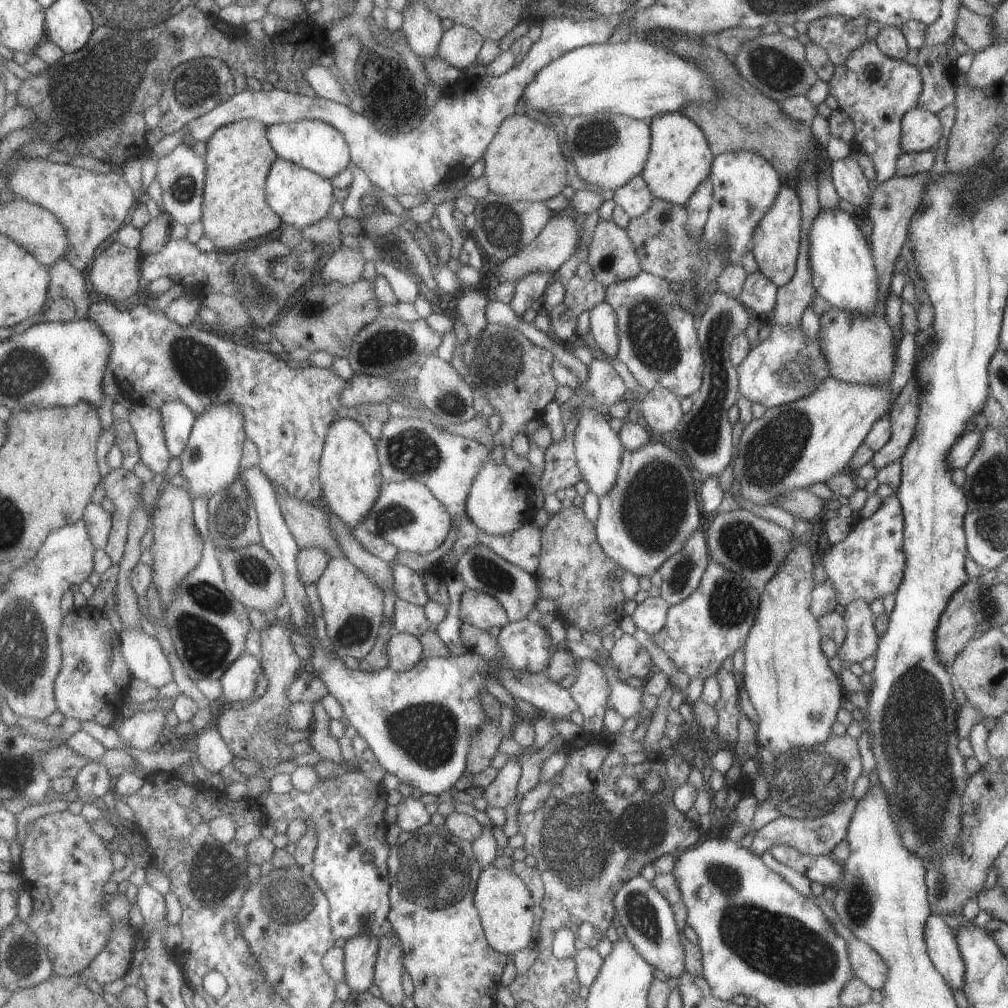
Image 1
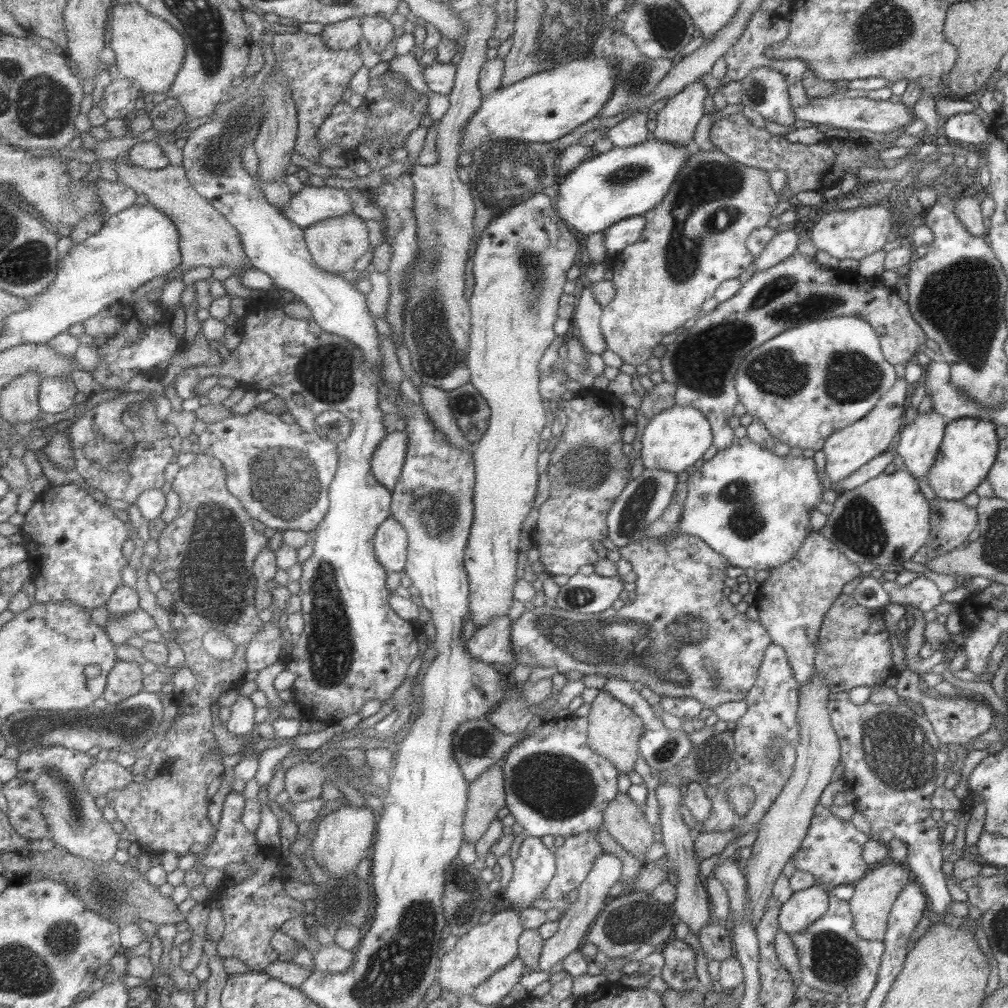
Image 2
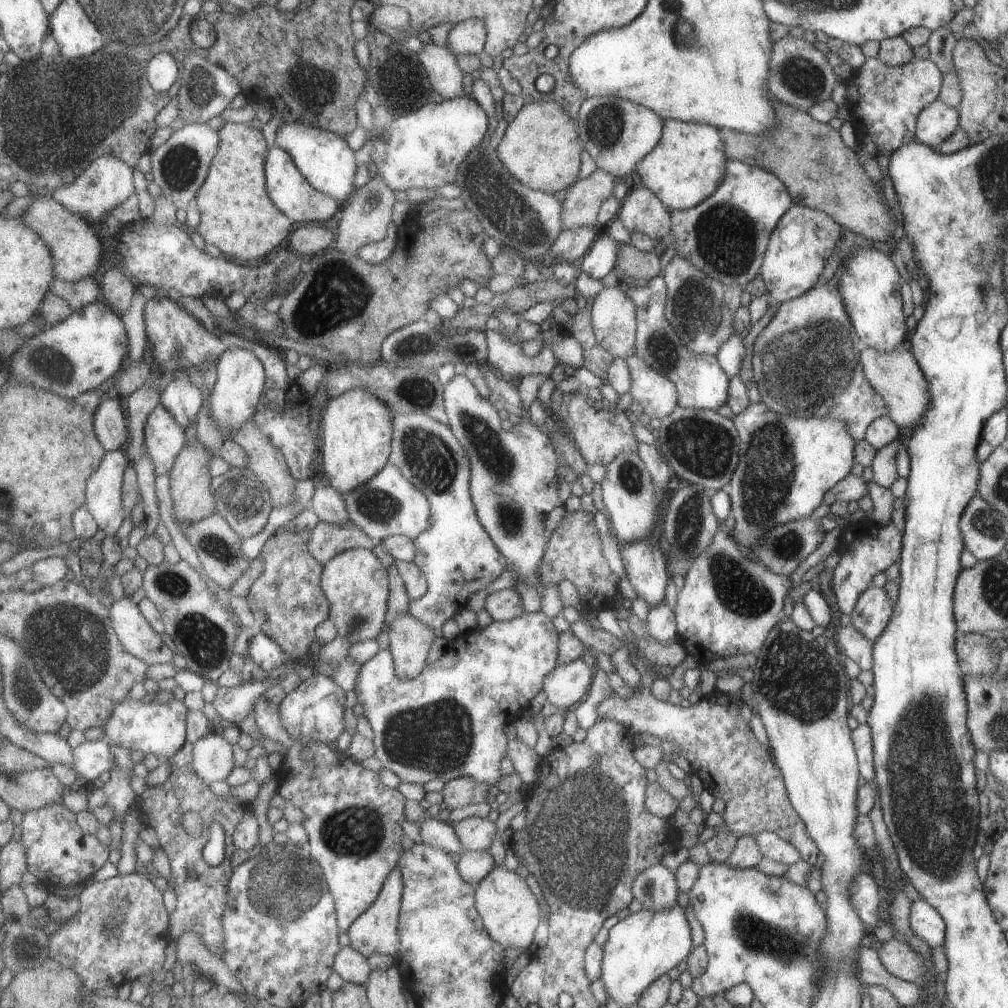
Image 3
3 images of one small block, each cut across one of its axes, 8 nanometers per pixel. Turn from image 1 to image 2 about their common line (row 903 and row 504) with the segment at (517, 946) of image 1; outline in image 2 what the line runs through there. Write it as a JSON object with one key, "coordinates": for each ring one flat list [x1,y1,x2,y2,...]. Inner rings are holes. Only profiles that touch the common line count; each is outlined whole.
{"coordinates":[[542,193,533,199,498,215,487,226,474,255,476,288,470,298,472,308,472,334,467,366,471,368,471,383,491,406,491,424,487,433,476,445,475,462,477,484,475,490,475,520,470,542,466,550,466,567,470,576,471,612,469,614,476,629,487,621,507,615,513,598,515,585,519,582,519,540,521,526,527,514,536,508,535,496,539,486,539,444,544,442,550,422,545,399,539,392,539,362,545,350,555,342,555,320,560,318,559,309,563,298,563,286,569,280,571,268,575,267,581,244,571,234,566,222,558,216,553,206,554,199]]}

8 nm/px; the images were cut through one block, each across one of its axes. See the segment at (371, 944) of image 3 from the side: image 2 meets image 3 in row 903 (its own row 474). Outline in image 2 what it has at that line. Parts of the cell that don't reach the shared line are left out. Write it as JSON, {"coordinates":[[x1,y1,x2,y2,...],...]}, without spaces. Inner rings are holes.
{"coordinates":[[393,431,379,444,373,463,376,478,386,488,393,491,400,482,406,463,409,435,407,431]]}

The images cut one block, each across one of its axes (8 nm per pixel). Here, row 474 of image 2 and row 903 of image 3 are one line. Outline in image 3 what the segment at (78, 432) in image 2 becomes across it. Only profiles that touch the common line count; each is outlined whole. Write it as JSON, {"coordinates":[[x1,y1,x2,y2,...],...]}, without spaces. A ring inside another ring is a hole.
{"coordinates":[[117,874,104,881,86,884,79,894,80,907,77,920,70,921,50,938,52,958,73,969,93,993,97,988,111,986,112,982,133,982,143,974,159,972,165,964,165,950,170,941,170,912,165,906,163,893,151,878,139,874]]}

